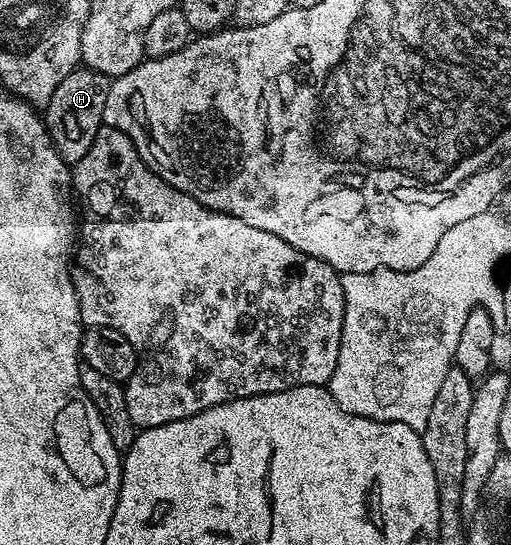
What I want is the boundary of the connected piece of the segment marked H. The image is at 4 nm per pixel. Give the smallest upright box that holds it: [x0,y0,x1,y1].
[44,67,111,167]

